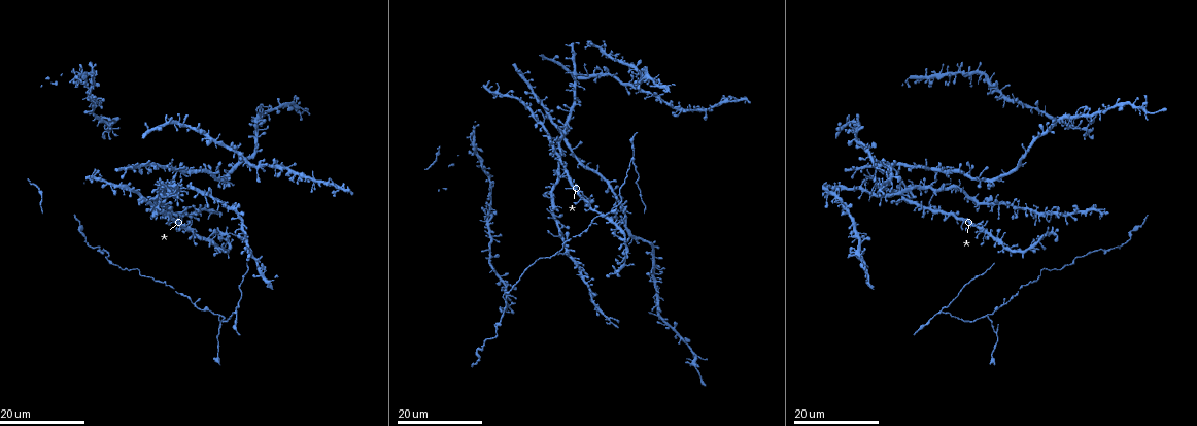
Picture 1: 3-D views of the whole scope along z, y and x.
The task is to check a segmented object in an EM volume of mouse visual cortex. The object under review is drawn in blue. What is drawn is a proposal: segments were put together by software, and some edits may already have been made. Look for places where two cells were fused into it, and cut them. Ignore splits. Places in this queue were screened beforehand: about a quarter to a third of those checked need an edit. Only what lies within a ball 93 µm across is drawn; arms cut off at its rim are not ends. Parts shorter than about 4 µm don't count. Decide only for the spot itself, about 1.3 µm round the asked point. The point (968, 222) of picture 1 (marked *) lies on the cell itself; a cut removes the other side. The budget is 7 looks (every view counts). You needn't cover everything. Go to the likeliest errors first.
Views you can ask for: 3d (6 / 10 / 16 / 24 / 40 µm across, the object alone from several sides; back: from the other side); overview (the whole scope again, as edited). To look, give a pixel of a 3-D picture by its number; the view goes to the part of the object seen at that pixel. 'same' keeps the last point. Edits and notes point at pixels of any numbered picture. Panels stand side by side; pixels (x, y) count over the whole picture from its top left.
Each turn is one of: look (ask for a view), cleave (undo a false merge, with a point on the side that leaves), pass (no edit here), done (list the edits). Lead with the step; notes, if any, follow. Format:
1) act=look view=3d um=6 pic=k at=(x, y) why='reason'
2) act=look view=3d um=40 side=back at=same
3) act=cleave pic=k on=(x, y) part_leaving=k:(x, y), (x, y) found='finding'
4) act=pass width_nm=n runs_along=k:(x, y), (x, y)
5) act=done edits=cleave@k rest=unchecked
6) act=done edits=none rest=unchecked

act=look view=3d um=24 pic=1 at=(988, 313) why='side arm on a straight run'

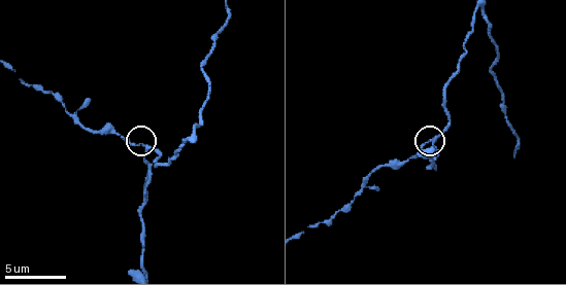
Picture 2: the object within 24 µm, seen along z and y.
act=look view=3d um=10 pic=2 at=(145, 146)

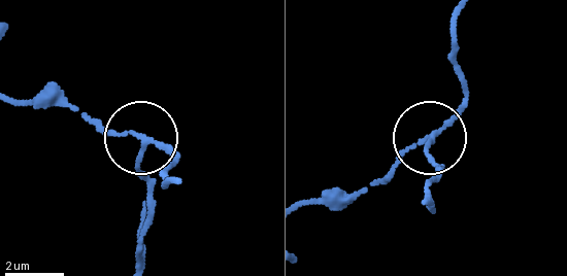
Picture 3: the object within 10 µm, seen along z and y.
act=cleave pic=3 on=(141, 179) arms=3 part_leaving=3:(142, 142), (149, 192), (142, 259) found='two cells meet here'

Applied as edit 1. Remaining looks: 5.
act=look view=3d um=24 pic=1 at=(999, 206) why='four or more arms meet'

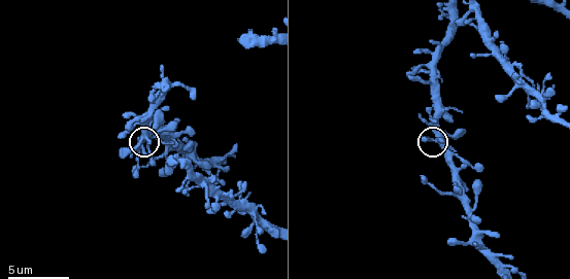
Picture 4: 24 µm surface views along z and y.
act=look view=3d um=6 at=same

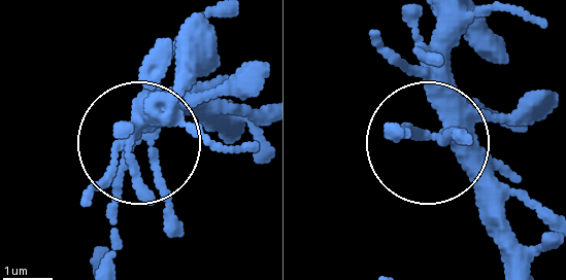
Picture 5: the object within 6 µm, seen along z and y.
act=pass arms=5 found='one cell here'

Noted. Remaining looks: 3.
act=look view=3d um=16 pic=2 at=(190, 140) why='a fork'

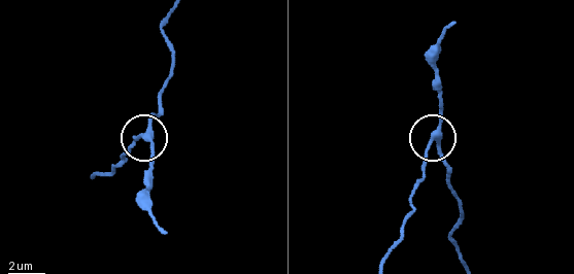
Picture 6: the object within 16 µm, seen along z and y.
act=pass side_arm_um=8 found='continuous, no second cell'

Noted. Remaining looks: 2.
act=look view=3d um=16 pic=1 at=(1007, 248) why='looks like a crossing'

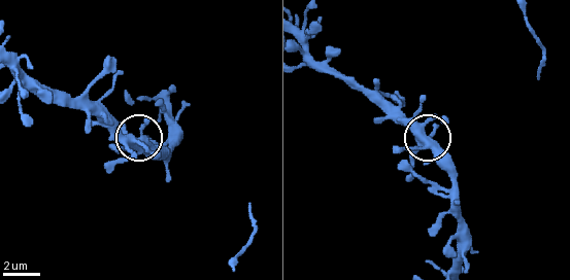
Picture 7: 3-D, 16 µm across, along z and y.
act=look view=3d um=10 pic=7 at=(134, 141)

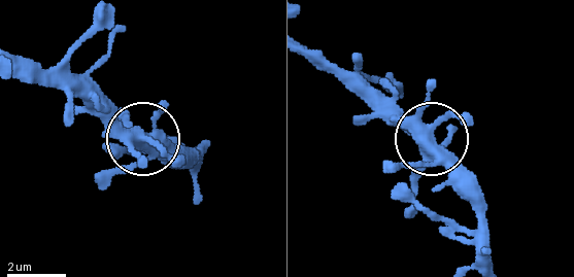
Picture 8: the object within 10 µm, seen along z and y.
act=pass width_nm=420 runs_along=8:(19, 63), (56, 77), (123, 129), (194, 146) found='continuous, no second cell'

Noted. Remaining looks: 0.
act=done edits=cleave@3 rest=unchecked

